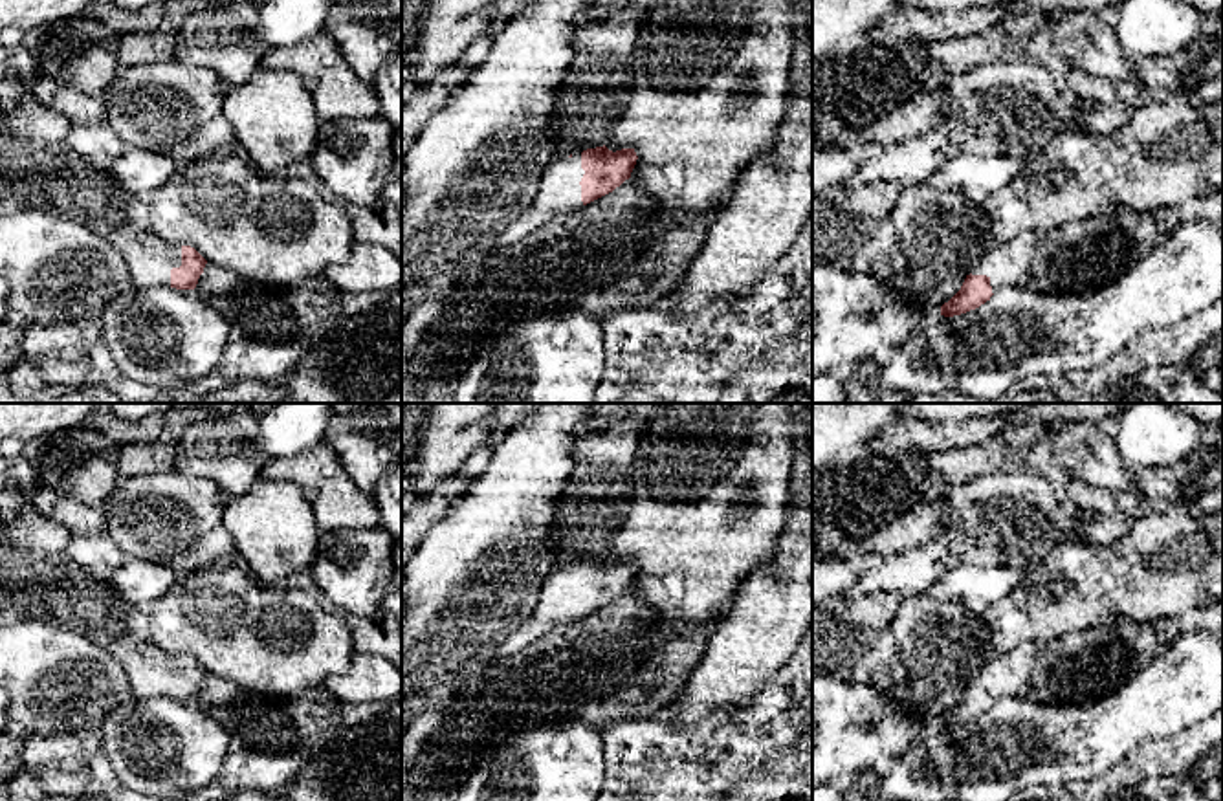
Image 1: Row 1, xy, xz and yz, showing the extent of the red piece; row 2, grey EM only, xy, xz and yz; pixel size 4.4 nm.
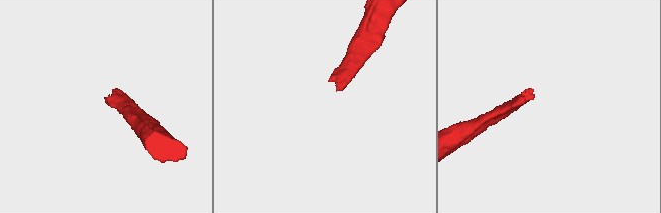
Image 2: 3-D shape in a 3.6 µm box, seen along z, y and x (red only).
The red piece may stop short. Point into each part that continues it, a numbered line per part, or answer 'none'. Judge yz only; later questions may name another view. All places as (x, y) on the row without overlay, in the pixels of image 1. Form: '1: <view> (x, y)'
1: yz (1007, 675)

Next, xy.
1: xy (149, 668)

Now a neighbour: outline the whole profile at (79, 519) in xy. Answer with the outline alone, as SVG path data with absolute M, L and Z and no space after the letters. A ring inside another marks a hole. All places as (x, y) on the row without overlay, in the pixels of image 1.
M48 486L31 495L29 504L39 515L64 526L73 537L94 537L106 532L103 508L94 508Z

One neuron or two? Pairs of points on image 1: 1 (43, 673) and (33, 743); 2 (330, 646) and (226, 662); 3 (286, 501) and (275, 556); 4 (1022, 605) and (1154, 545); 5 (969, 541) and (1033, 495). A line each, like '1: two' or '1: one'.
1: two
2: one
3: one
4: one
5: one

